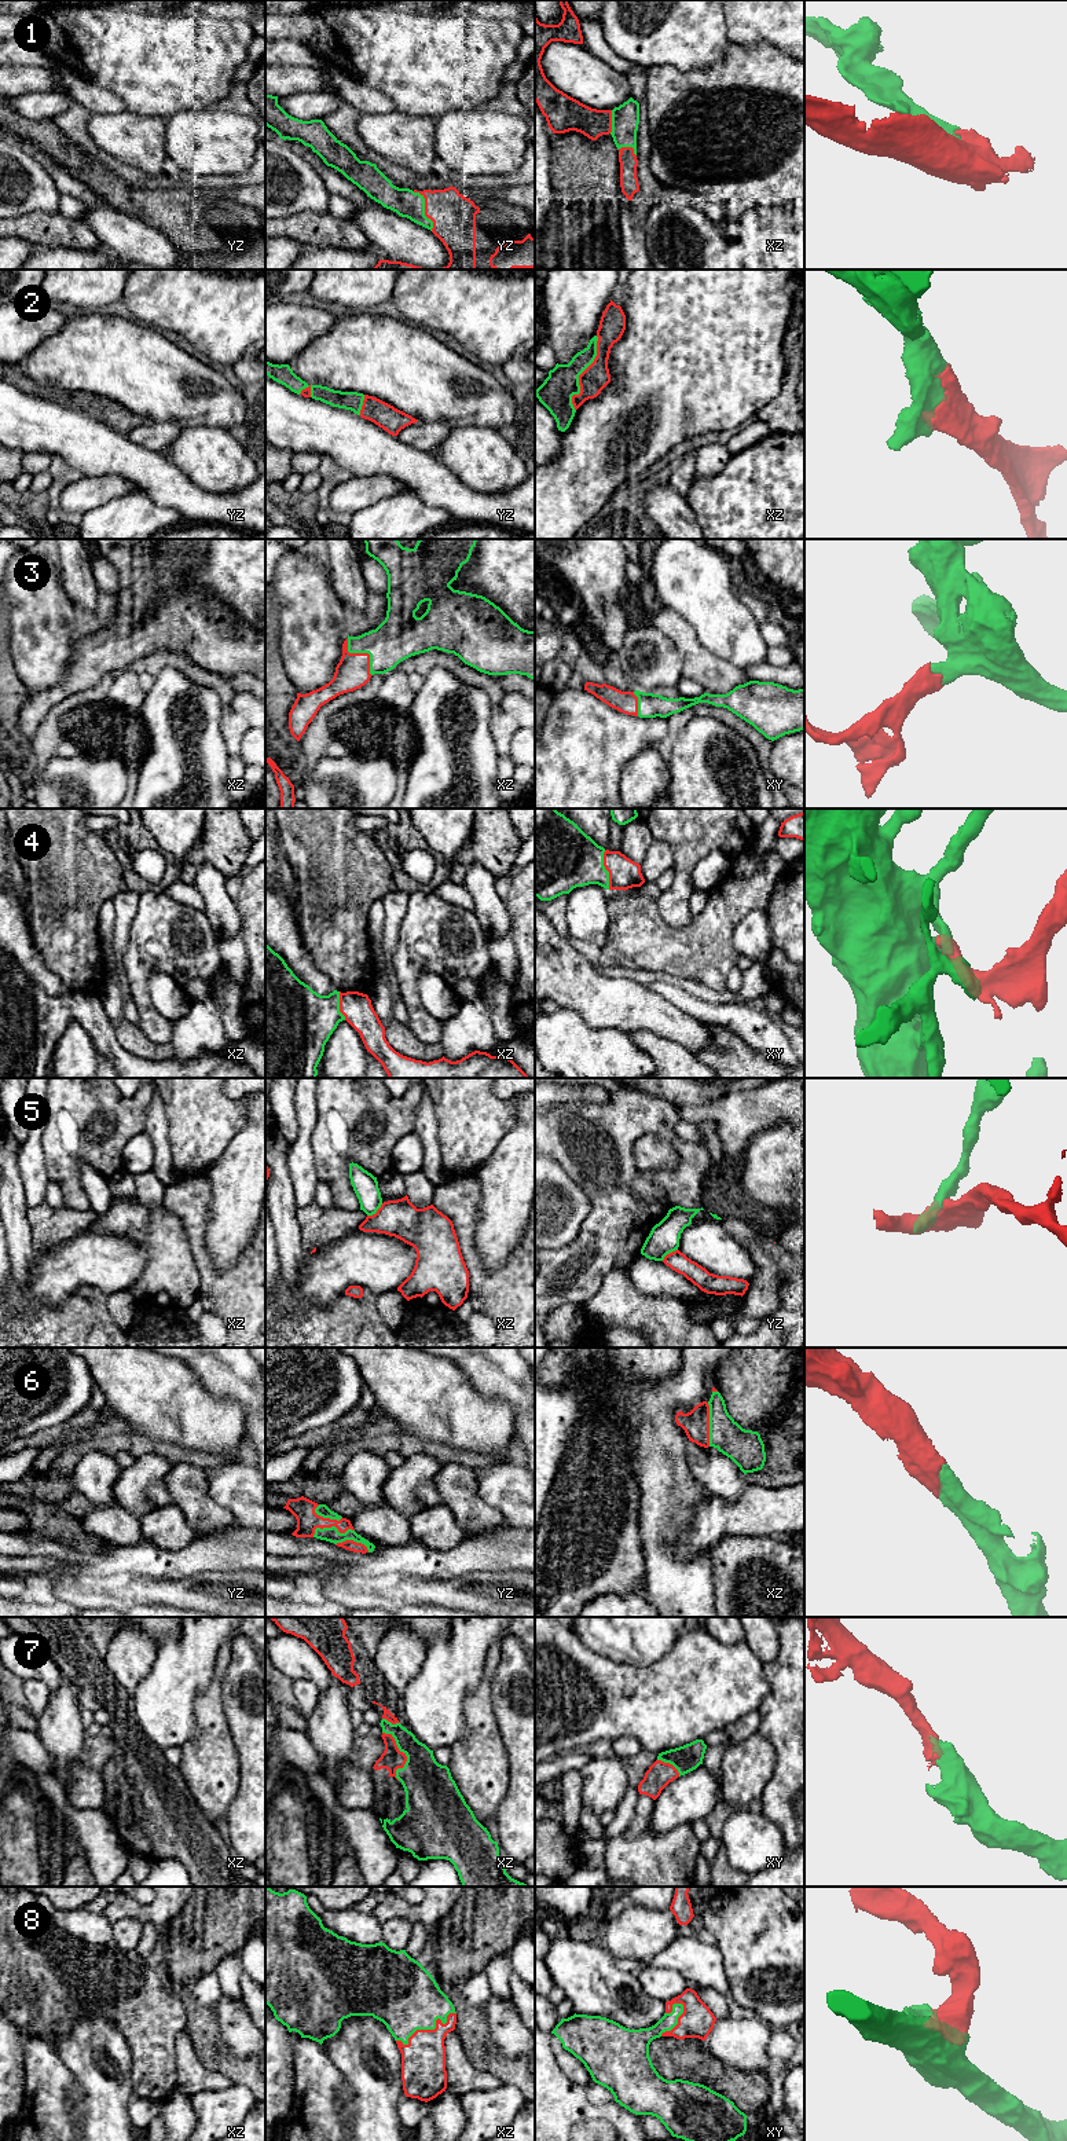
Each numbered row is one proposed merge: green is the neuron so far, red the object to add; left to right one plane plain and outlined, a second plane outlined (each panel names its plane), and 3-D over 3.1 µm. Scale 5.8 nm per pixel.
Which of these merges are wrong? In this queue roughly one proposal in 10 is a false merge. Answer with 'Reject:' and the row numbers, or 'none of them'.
Reject: 5

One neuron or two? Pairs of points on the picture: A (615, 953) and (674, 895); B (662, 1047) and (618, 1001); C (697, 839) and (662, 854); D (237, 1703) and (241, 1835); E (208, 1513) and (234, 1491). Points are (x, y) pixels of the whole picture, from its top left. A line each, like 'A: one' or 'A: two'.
A: two
B: two
C: two
D: one
E: two

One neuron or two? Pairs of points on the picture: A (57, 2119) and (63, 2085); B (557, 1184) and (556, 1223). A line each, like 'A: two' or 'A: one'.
A: one
B: one

